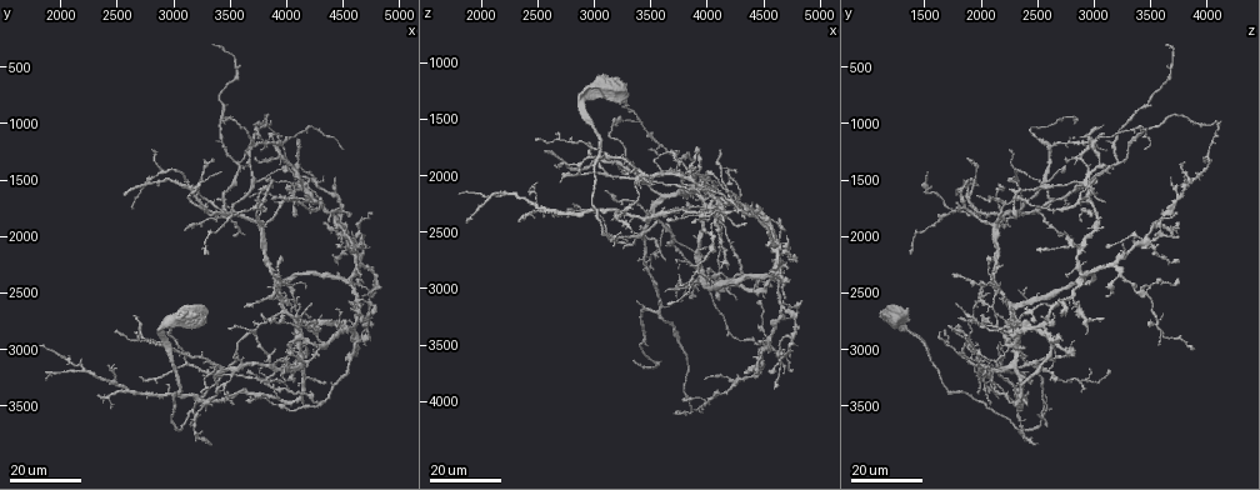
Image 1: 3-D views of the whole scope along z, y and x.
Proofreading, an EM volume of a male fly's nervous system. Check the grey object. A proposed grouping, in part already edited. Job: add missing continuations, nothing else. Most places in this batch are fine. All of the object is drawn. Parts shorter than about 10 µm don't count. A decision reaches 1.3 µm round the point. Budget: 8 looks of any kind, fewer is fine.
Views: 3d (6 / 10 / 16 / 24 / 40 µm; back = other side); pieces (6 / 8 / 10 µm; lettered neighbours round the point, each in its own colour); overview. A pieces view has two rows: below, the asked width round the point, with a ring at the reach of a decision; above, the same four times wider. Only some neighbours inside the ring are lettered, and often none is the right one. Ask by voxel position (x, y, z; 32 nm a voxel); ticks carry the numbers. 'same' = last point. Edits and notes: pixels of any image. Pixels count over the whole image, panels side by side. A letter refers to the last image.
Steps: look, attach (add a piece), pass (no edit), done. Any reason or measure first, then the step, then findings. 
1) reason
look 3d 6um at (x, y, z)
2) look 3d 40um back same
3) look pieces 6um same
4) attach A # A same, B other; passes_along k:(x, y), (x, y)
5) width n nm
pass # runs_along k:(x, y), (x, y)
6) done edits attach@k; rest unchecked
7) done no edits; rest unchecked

branch stops here
look 3d 16um at (4600, 2120, 2480)

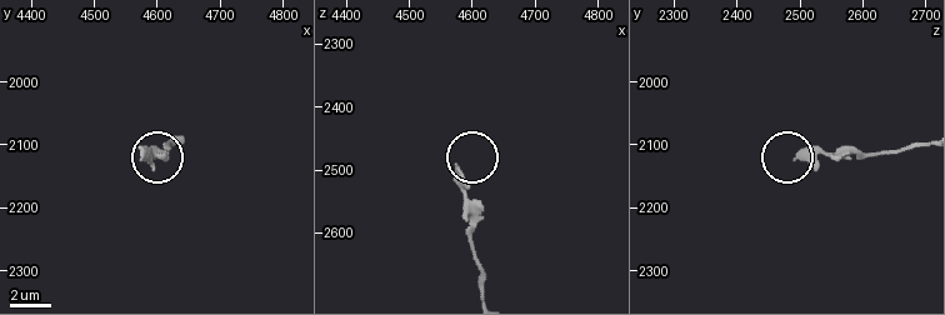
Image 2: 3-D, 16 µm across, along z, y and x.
see the neighbours
look pieces 10um at (4580, 2120, 2500)

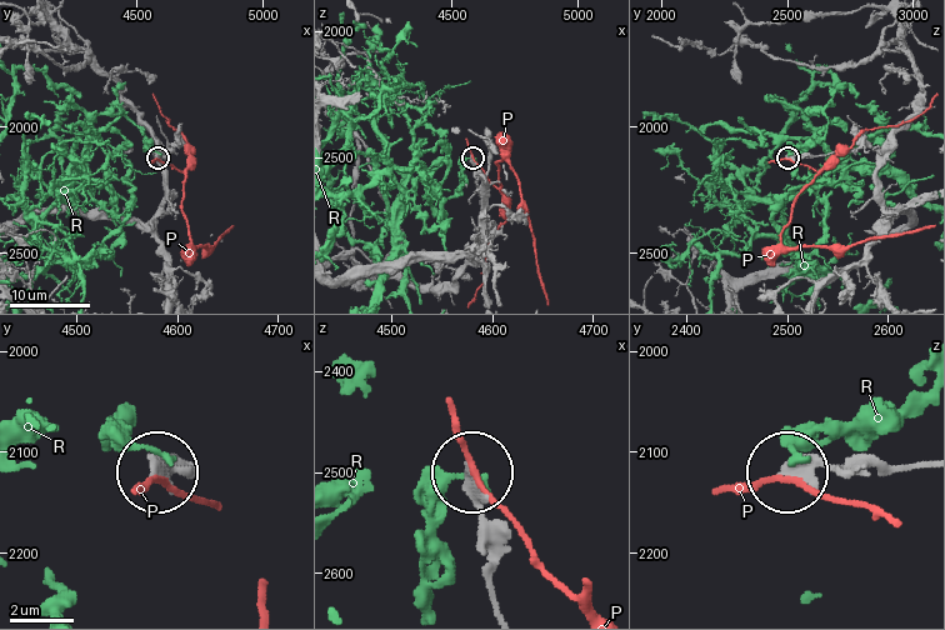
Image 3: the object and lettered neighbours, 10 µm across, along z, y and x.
width 350 nm
pass # P other, R other; runs_along 3:(498, 609), (493, 529), (470, 475); none of them fits

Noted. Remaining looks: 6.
free end
look 3d 16um at (4680, 2740, 3080)

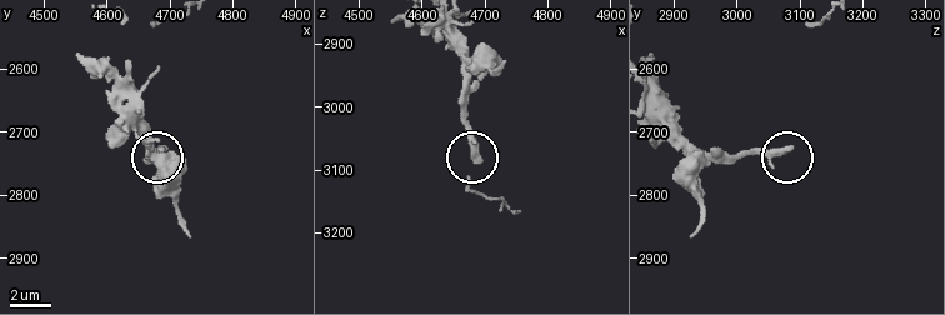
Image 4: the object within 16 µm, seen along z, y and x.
look pieces 10um at (4690, 2725, 3085)

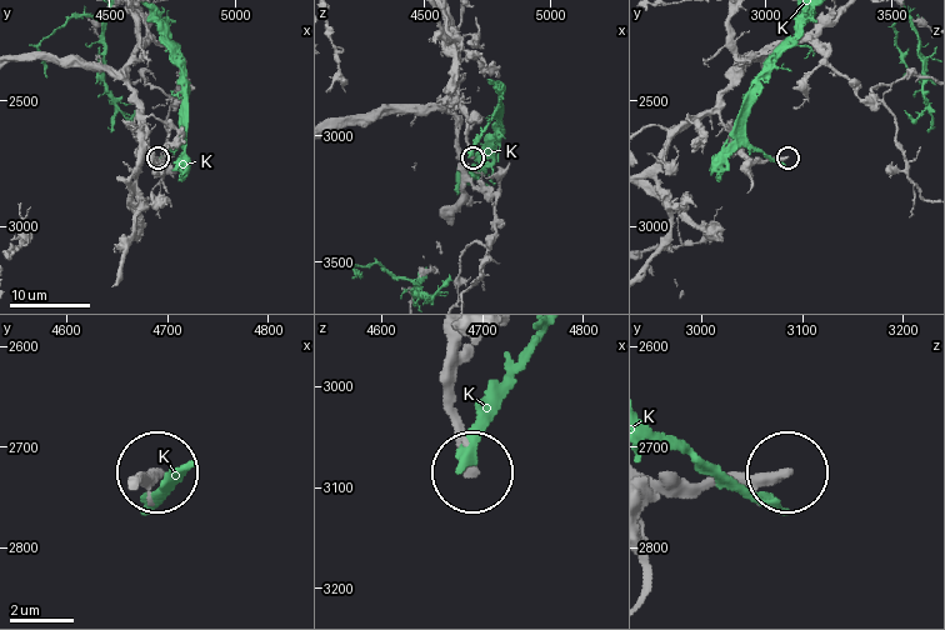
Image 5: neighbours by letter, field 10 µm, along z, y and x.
pass # K other; no lettered piece goes on from it

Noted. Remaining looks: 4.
end of a long branch
look 3d 16um at (4120, 2620, 1760)

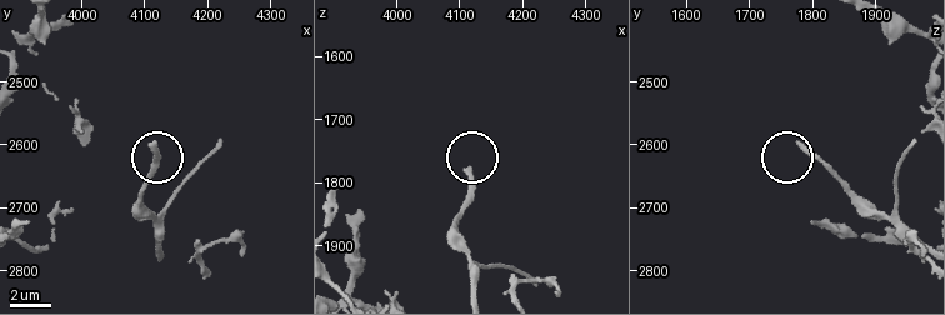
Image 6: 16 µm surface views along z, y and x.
what lies round it
look pieces 6um at (4115, 2595, 1775)

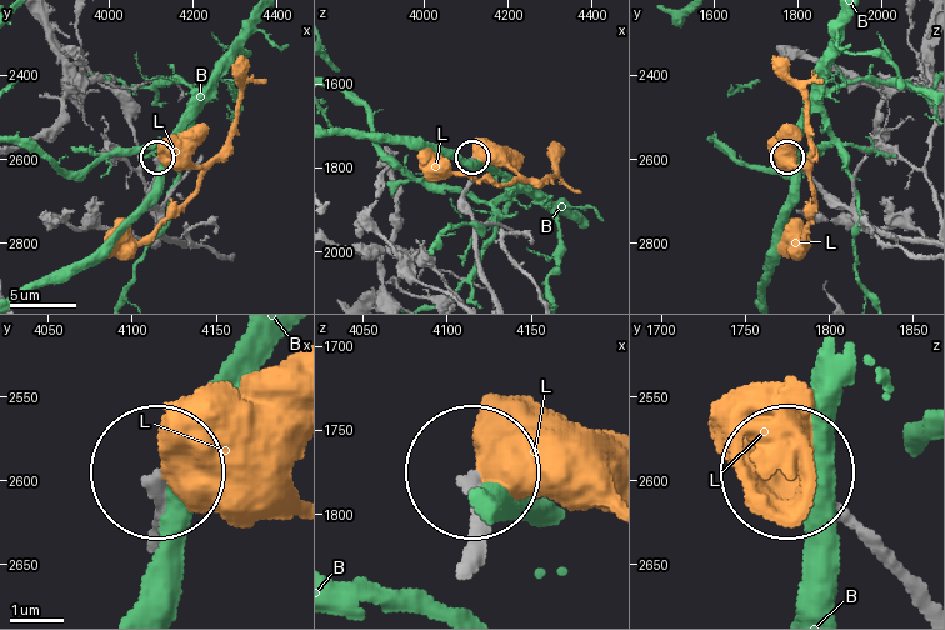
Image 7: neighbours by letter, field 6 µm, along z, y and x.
width 270 nm
pass # B other, L other; runs_along 7:(916, 595), (786, 478); none of them fits

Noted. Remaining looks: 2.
an open end
look 3d 24um at (3880, 1520, 1900)

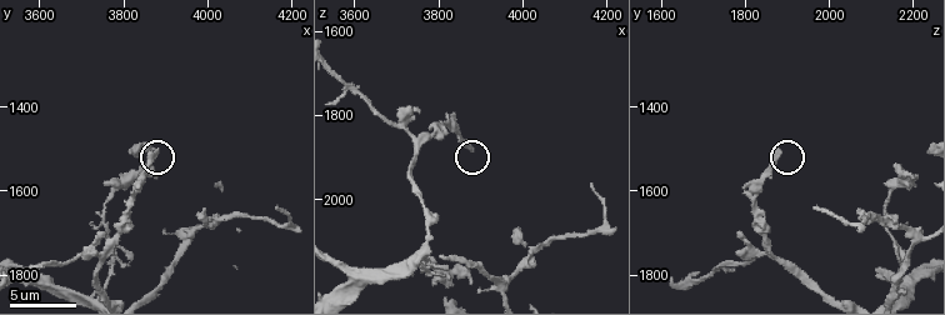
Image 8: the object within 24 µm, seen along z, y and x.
look pieces 10um at (3870, 1505, 1885)

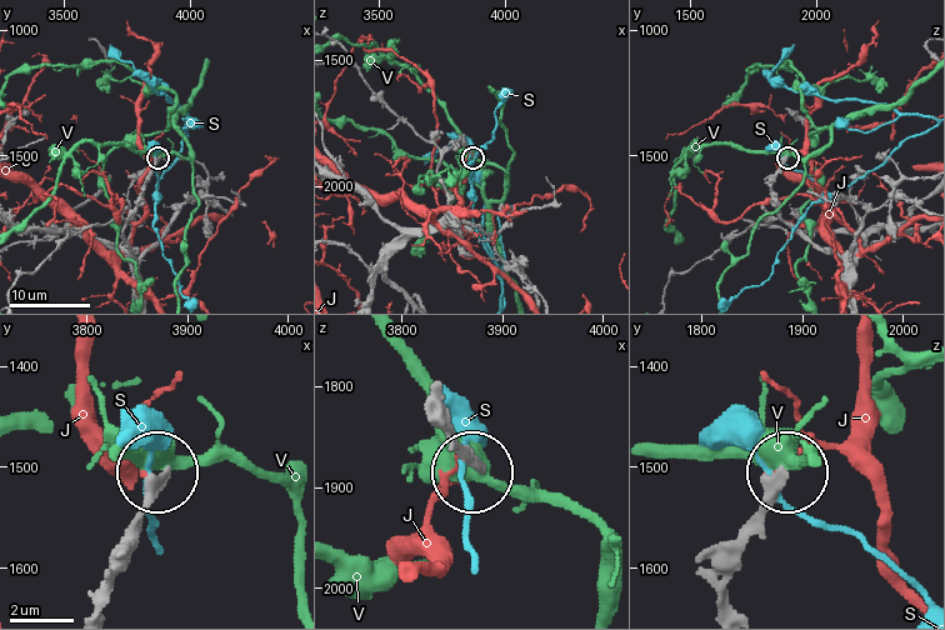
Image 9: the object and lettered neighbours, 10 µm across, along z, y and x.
pass # J other, S other, V other; runs_along 9:(730, 604), (733, 548), (784, 478); no lettered piece goes on from it

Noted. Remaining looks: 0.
done no edits; rest unchecked

